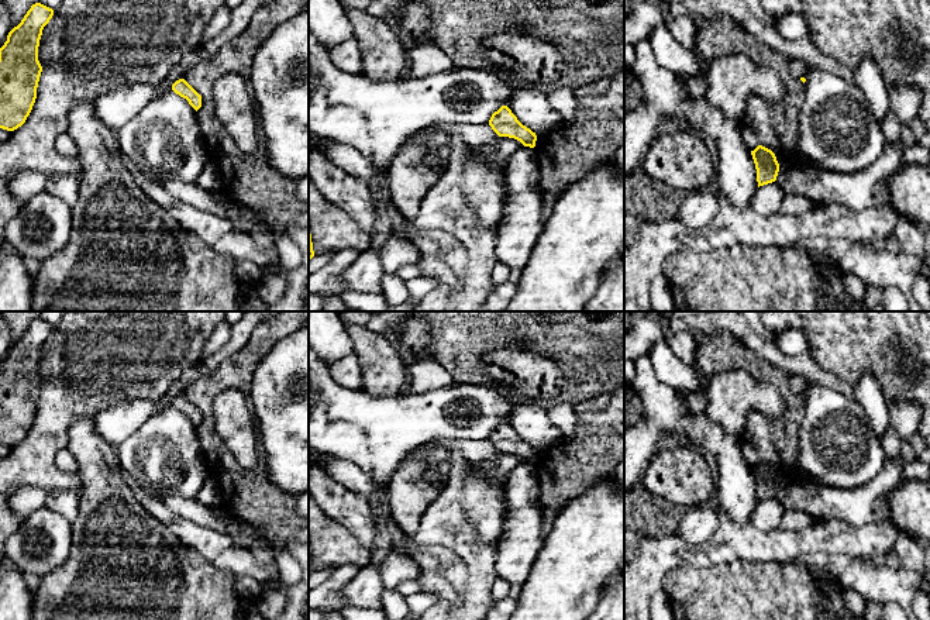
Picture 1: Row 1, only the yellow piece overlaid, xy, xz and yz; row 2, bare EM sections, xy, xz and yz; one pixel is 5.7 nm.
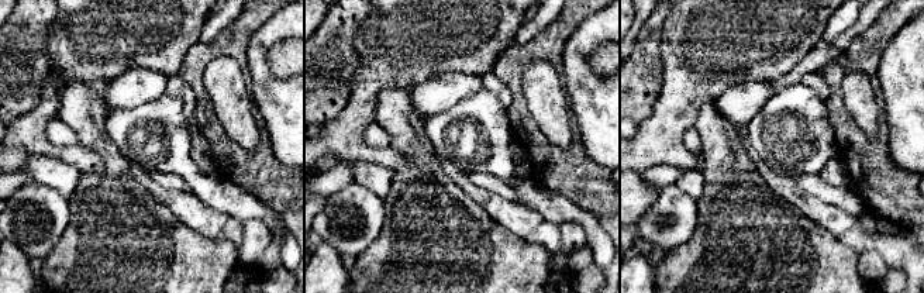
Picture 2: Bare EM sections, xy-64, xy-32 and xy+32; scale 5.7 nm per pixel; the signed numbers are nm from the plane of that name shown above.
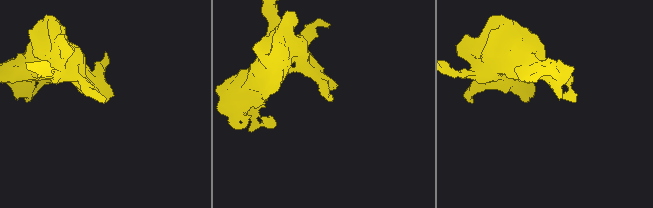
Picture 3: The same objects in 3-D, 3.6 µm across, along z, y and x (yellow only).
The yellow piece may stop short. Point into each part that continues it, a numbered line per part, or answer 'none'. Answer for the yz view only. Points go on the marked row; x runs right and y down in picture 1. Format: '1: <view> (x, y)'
none

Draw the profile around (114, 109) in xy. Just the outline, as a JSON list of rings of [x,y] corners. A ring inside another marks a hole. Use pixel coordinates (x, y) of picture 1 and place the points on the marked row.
[[[134,83],[116,87],[94,99],[94,114],[113,132],[137,117],[141,110],[165,90],[156,85]]]

